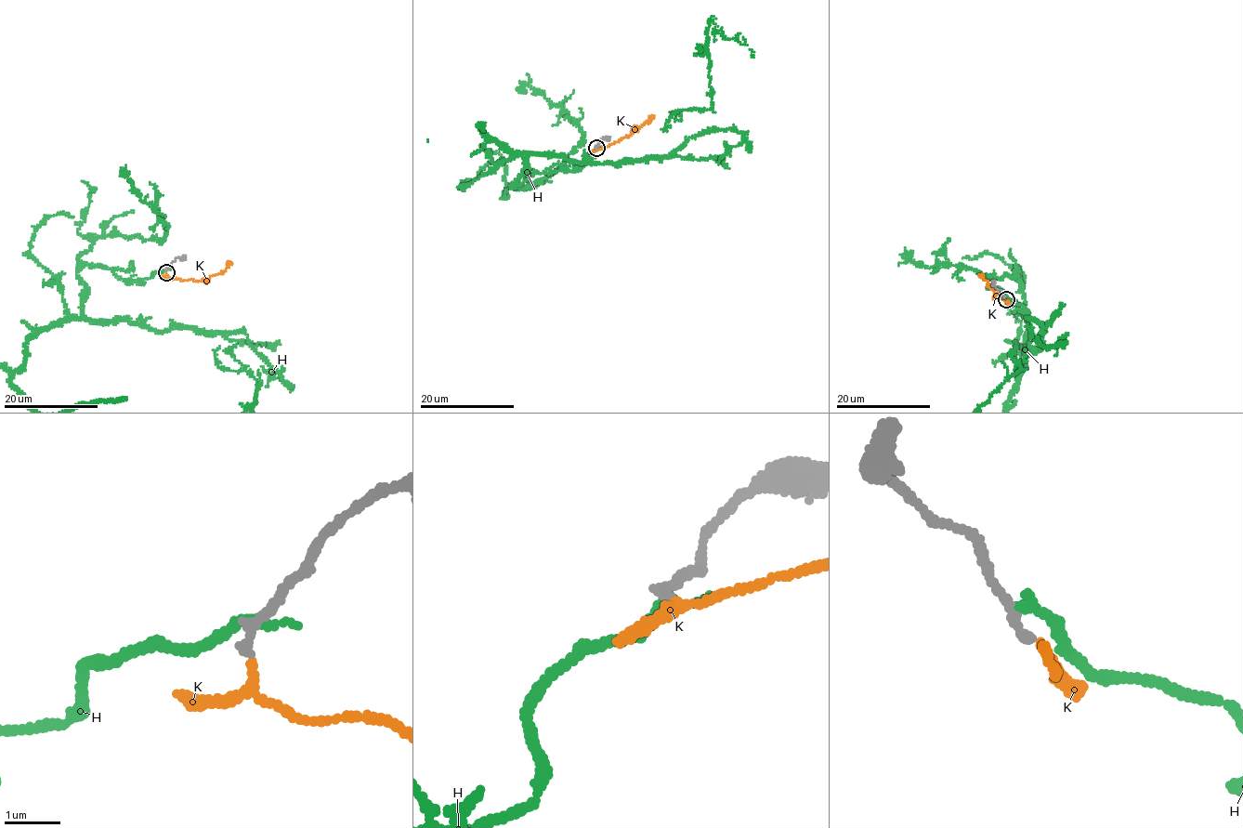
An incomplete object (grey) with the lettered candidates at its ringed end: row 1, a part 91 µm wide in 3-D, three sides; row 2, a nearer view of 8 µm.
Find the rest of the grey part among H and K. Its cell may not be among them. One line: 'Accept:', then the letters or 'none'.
Accept: K

